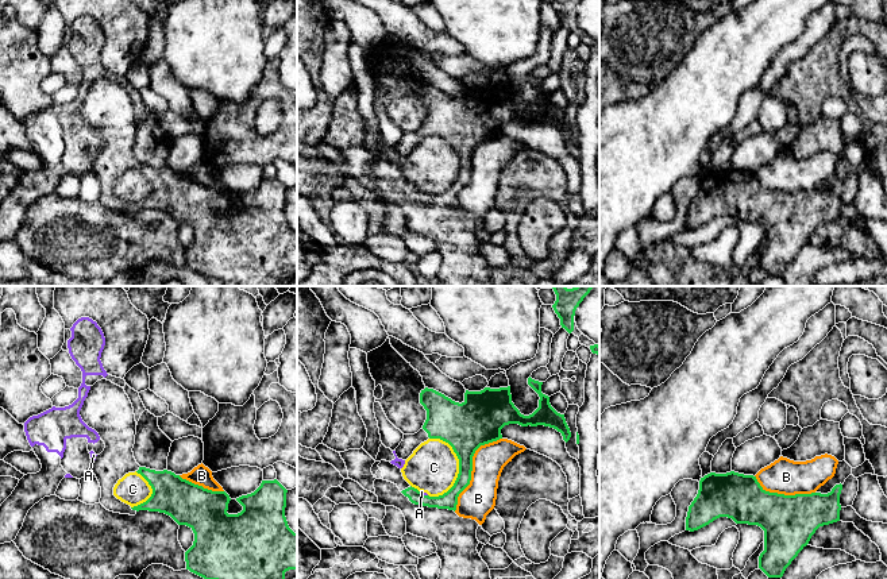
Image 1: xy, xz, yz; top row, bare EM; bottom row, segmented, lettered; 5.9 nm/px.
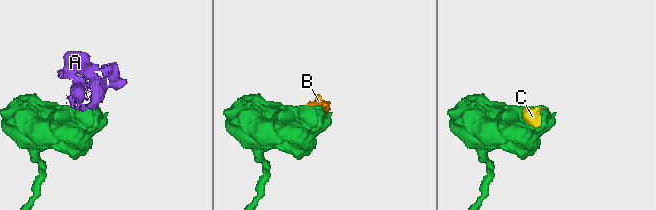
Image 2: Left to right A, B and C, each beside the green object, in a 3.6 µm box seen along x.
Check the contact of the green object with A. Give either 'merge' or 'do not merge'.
do not merge

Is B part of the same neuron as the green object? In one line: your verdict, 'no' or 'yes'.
no

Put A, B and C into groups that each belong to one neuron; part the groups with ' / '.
A C / B

